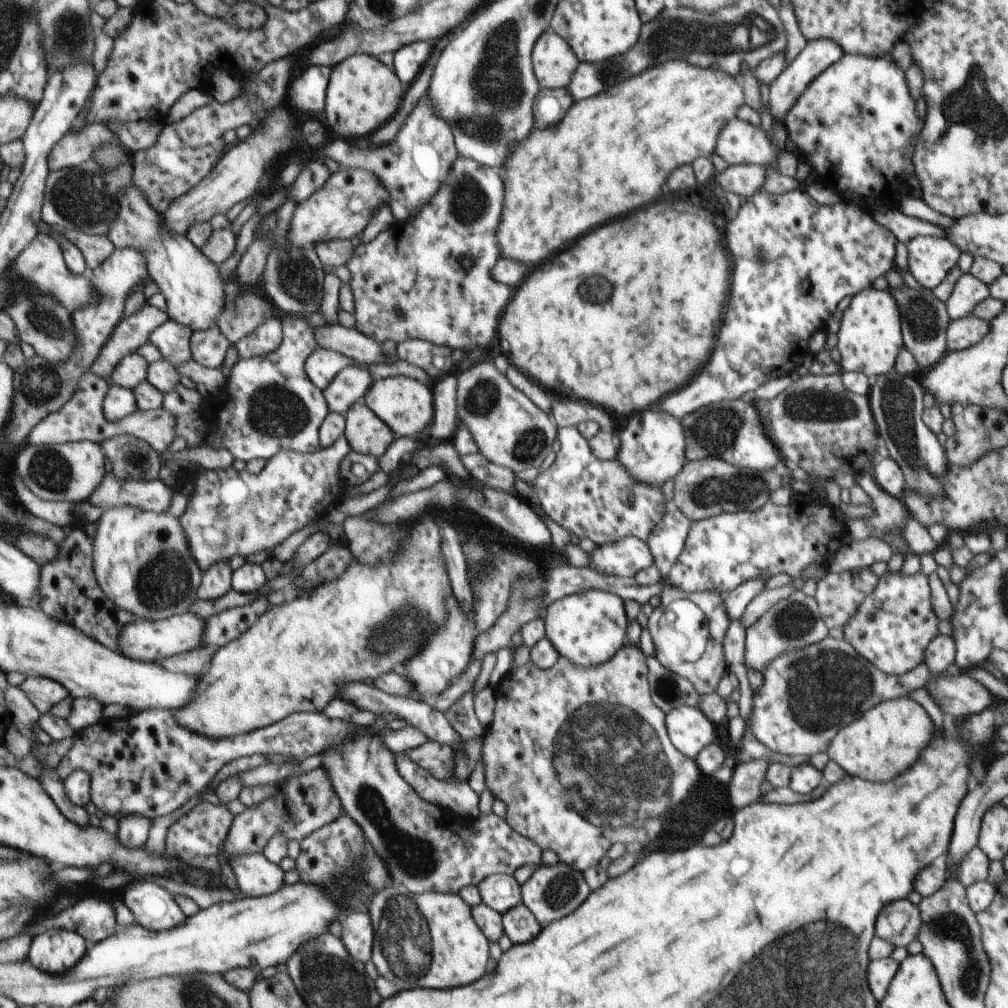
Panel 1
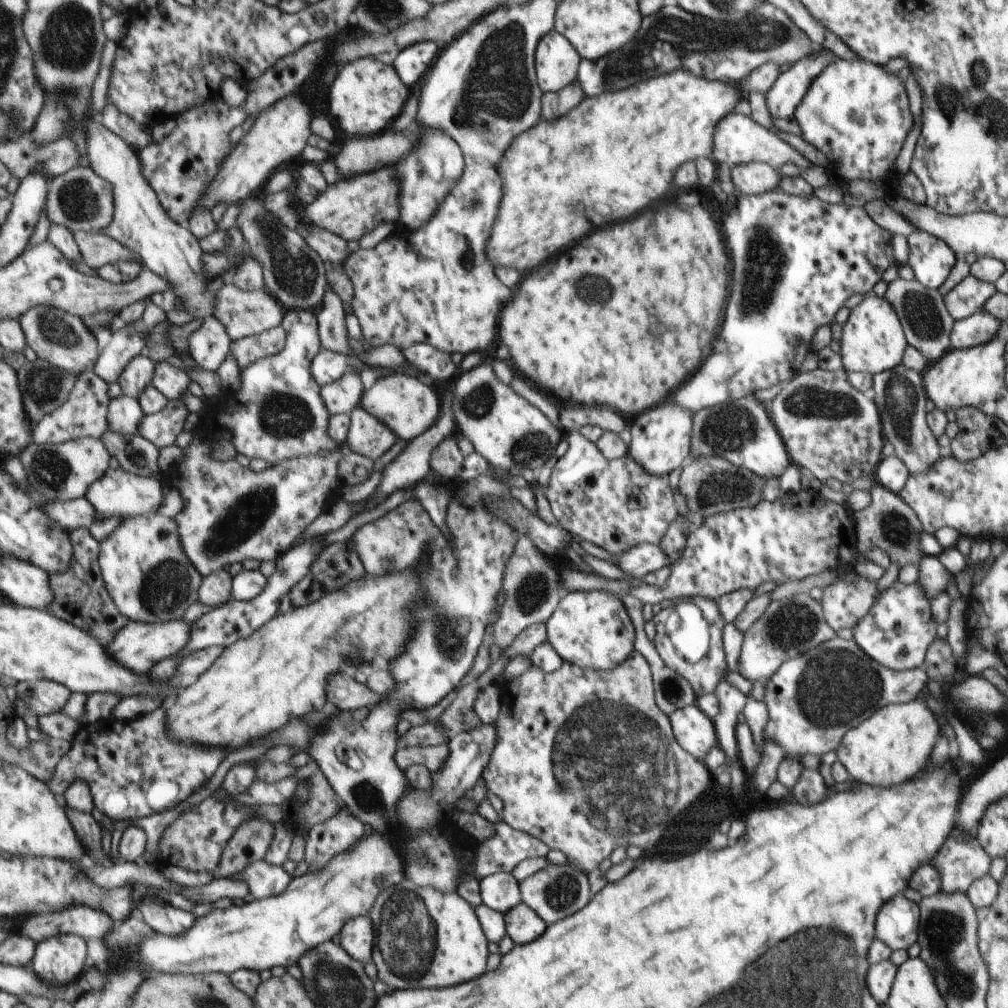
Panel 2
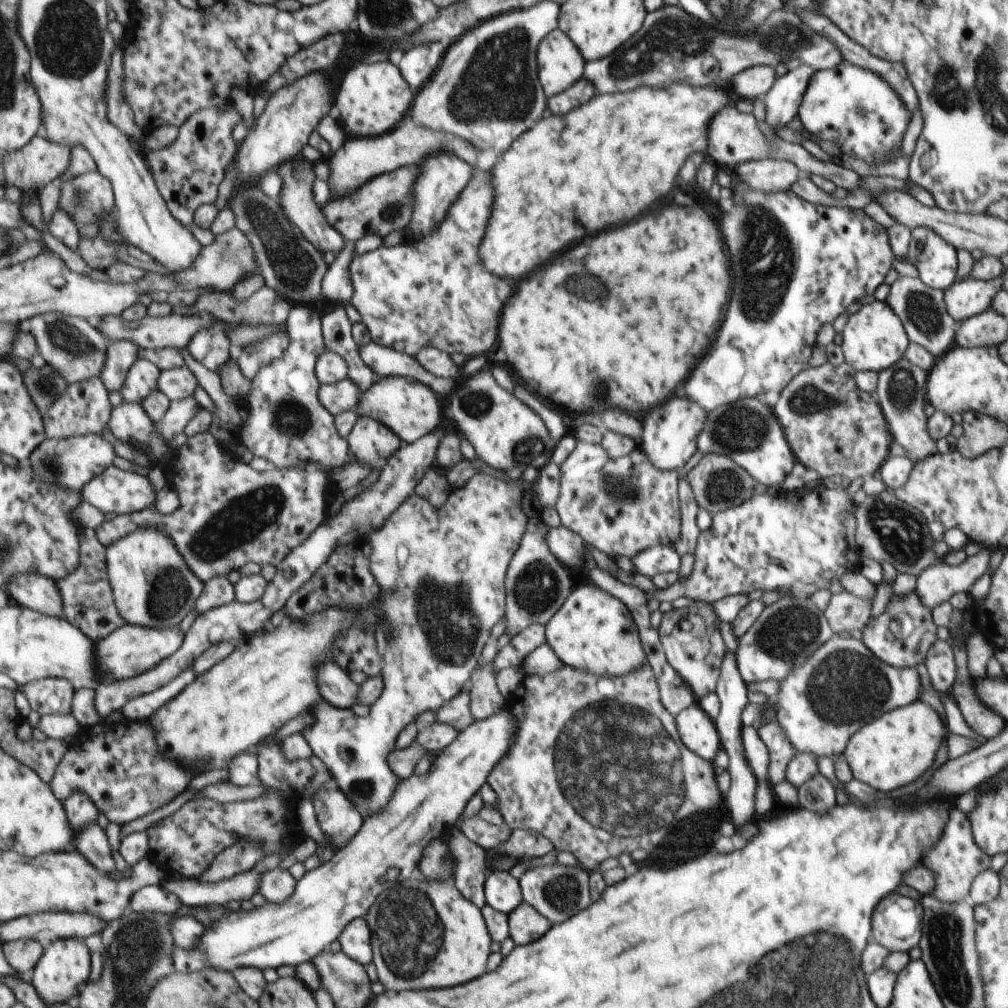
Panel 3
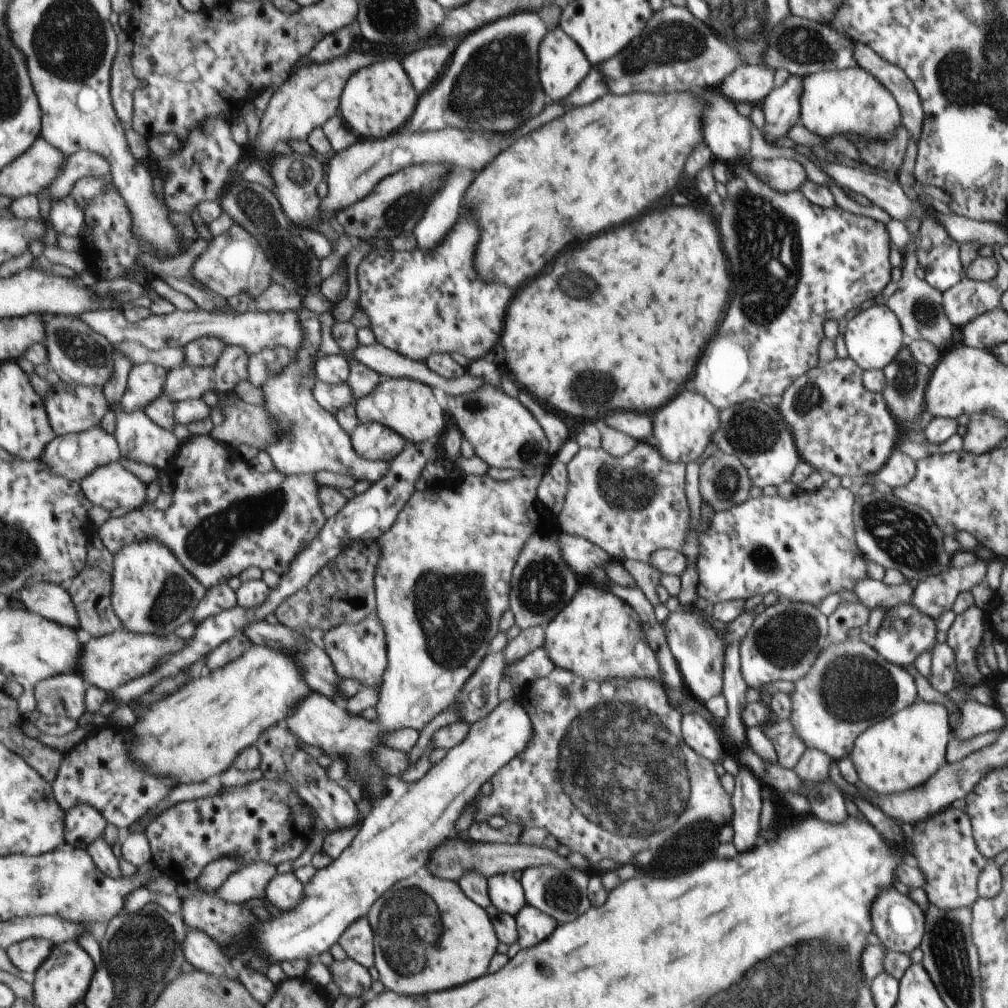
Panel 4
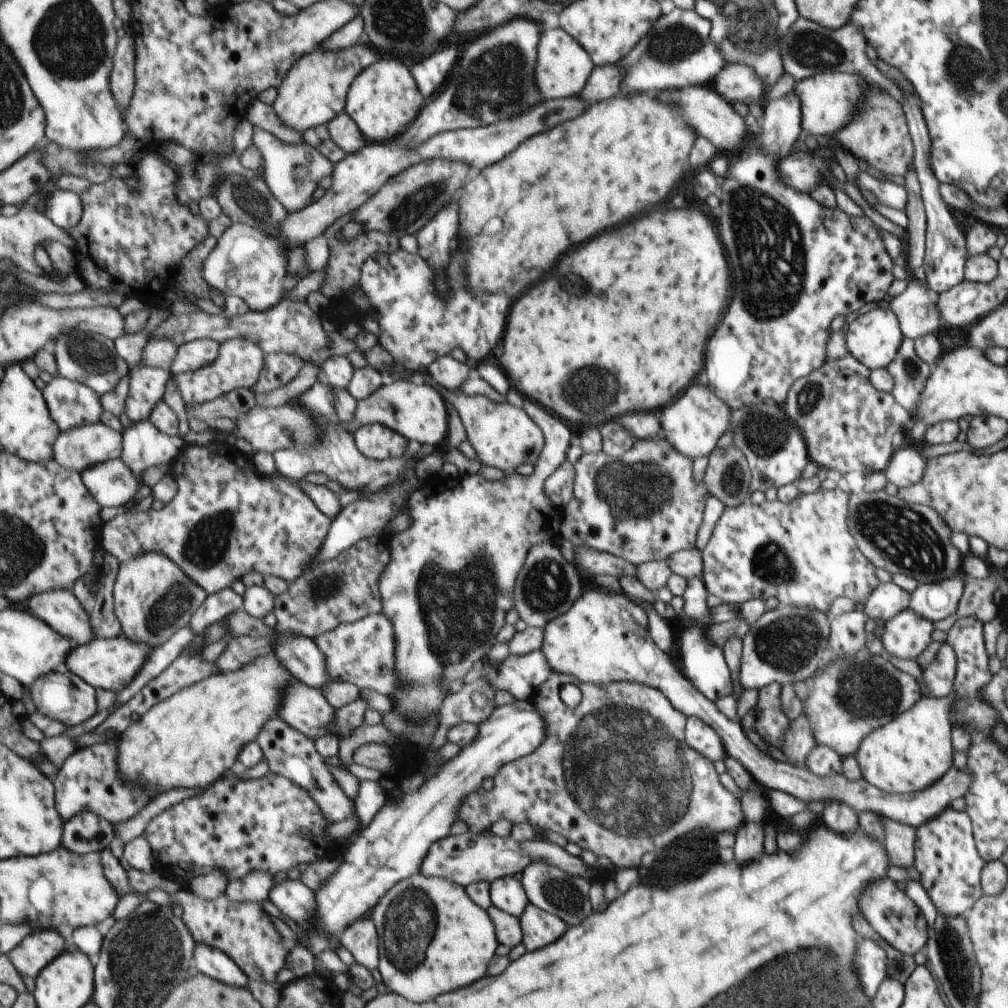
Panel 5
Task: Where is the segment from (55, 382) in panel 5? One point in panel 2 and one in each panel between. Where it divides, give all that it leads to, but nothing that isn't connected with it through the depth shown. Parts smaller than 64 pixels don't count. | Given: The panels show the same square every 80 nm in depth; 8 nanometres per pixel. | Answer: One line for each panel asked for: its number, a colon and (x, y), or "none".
2: (85, 414)
3: (84, 408)
4: (72, 408)

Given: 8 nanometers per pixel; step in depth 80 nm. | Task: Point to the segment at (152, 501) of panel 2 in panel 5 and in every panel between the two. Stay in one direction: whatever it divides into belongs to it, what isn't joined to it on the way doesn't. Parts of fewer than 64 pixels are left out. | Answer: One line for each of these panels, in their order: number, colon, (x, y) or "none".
3: (115, 490)
4: (114, 485)
5: (113, 483)

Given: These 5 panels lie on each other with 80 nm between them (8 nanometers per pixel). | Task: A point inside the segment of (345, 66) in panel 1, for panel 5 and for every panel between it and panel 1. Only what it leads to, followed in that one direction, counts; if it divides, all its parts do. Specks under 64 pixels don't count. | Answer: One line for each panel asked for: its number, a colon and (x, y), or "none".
2: (366, 96)
3: (373, 99)
4: (380, 99)
5: (385, 99)

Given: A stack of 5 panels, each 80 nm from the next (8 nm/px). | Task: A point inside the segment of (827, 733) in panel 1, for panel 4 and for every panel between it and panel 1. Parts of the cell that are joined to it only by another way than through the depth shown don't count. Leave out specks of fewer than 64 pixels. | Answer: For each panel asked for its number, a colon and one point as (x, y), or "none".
2: (815, 697)
3: (824, 701)
4: (851, 687)

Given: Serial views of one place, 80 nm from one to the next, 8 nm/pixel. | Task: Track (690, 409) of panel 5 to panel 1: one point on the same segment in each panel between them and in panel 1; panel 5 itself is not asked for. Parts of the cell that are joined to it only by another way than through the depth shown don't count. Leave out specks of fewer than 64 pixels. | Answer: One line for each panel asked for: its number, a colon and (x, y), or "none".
1: (651, 449)
2: (659, 441)
3: (669, 433)
4: (680, 431)

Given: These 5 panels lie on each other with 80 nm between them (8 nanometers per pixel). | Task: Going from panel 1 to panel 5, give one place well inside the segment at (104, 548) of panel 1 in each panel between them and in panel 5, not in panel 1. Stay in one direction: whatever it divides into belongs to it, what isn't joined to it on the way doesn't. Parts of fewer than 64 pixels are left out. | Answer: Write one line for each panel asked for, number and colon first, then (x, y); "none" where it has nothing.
2: (149, 575)
3: (154, 587)
4: (153, 593)
5: (154, 598)

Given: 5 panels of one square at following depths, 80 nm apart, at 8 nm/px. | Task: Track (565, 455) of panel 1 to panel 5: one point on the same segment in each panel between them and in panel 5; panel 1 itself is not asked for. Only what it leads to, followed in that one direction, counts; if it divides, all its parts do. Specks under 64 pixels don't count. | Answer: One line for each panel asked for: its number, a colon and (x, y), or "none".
2: (613, 503)
3: (621, 506)
4: (630, 506)
5: (643, 506)

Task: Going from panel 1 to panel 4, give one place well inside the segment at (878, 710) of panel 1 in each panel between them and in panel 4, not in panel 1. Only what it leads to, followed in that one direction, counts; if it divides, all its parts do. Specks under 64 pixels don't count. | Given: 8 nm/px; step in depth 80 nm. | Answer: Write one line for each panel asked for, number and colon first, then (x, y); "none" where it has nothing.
2: (890, 746)
3: (896, 748)
4: (899, 752)

